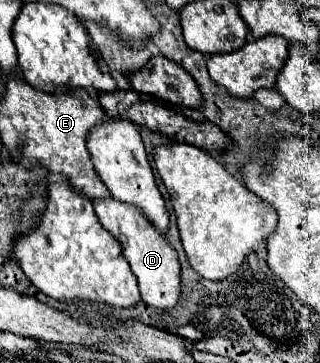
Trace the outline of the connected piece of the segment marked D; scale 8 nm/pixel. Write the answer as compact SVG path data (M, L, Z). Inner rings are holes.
M109 197L109 199L95 199L93 207L95 207L95 213L97 213L101 225L107 231L111 231L111 235L115 235L115 239L121 243L123 255L129 261L131 271L135 273L135 277L139 281L141 299L155 309L175 307L179 301L179 287L181 287L179 261L177 261L177 253L169 245L167 237L161 235L161 231L157 231L155 225L151 225L151 221L143 213L139 213L139 207L135 207L135 205L119 203L117 199Z

